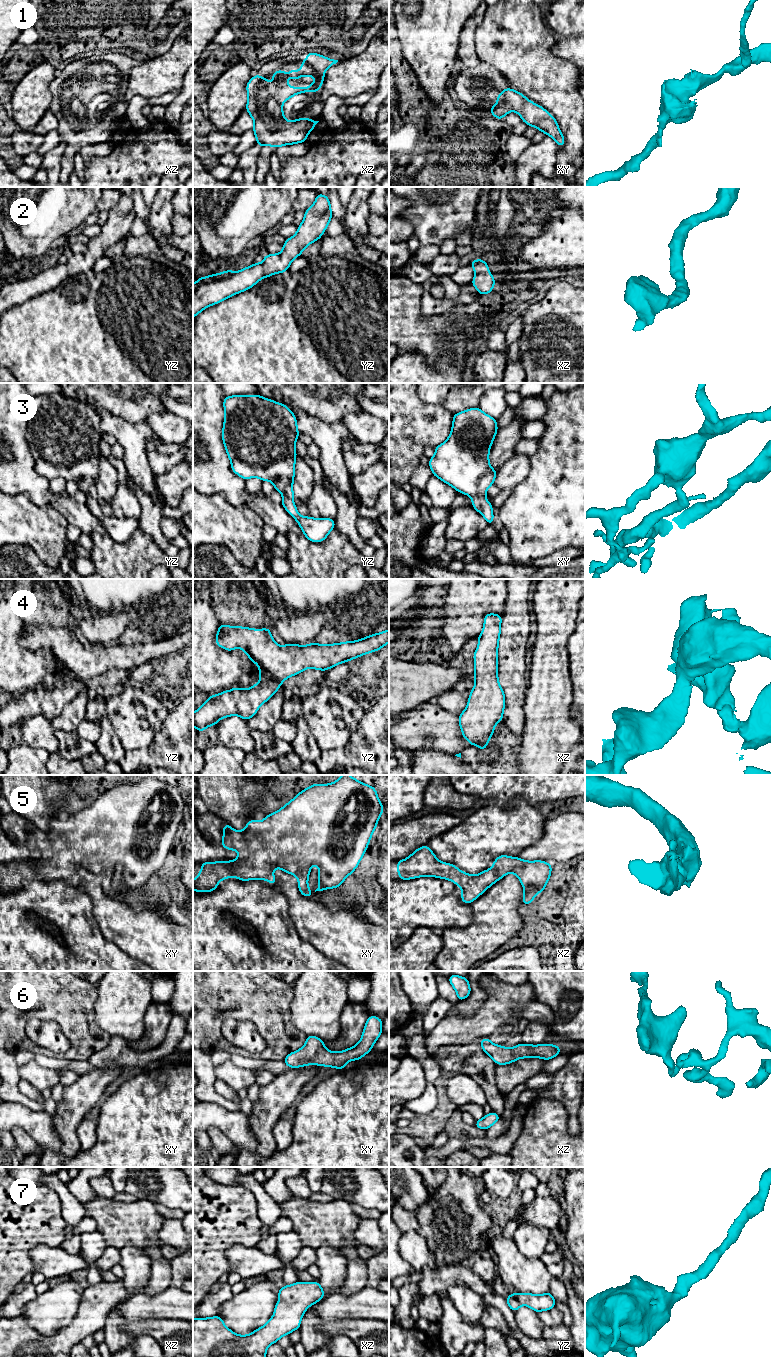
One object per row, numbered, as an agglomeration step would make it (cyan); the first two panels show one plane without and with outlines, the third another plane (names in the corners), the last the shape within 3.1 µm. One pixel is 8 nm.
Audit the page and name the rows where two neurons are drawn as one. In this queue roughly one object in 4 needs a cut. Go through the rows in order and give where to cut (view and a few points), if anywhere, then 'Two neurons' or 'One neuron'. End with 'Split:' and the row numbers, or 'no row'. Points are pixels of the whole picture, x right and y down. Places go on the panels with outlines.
1: No split. One neuron
2: No split. One neuron
3: No split. One neuron
4: No split. One neuron
5: No split. One neuron
6: No split. One neuron
7: No split. One neuron
Split: no row

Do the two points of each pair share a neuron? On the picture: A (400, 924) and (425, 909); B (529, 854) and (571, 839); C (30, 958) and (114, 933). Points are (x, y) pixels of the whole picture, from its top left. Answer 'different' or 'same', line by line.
A: same
B: same
C: different

